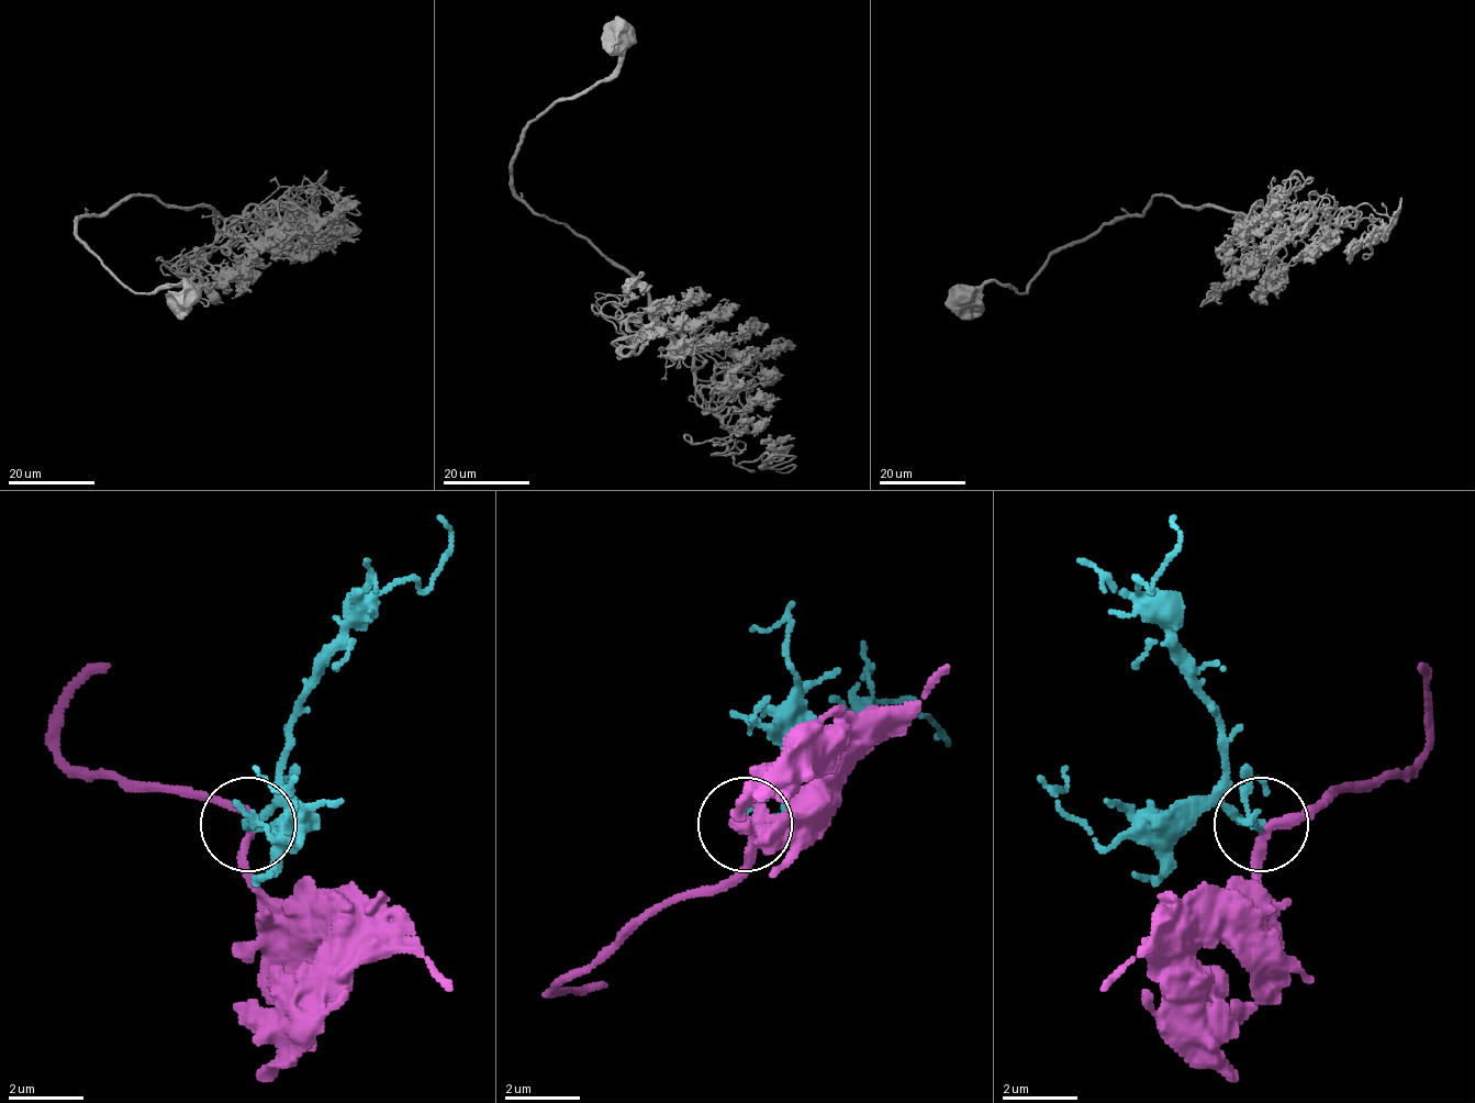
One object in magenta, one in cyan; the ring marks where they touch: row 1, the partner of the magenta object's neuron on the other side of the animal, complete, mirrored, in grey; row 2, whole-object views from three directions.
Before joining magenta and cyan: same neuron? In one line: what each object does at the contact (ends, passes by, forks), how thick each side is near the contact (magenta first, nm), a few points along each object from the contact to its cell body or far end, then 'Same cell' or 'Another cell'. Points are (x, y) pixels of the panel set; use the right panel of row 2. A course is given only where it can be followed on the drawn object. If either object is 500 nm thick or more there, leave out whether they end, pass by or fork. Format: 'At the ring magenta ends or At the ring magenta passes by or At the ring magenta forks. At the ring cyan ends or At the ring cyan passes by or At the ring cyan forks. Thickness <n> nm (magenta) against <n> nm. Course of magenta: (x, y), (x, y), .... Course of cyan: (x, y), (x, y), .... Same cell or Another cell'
At the ring magenta passes by. At the ring cyan passes by. Thickness 240 nm (magenta) against 150 nm. Course of magenta: (1259, 832), (1286, 832), (1315, 803), (1353, 793), (1419, 756), (1428, 709), (1419, 661). Course of cyan: (1259, 822), (1230, 803), (1202, 661), (1136, 594), (1136, 576), (1163, 567), (1183, 538), (1173, 520). Another cell

